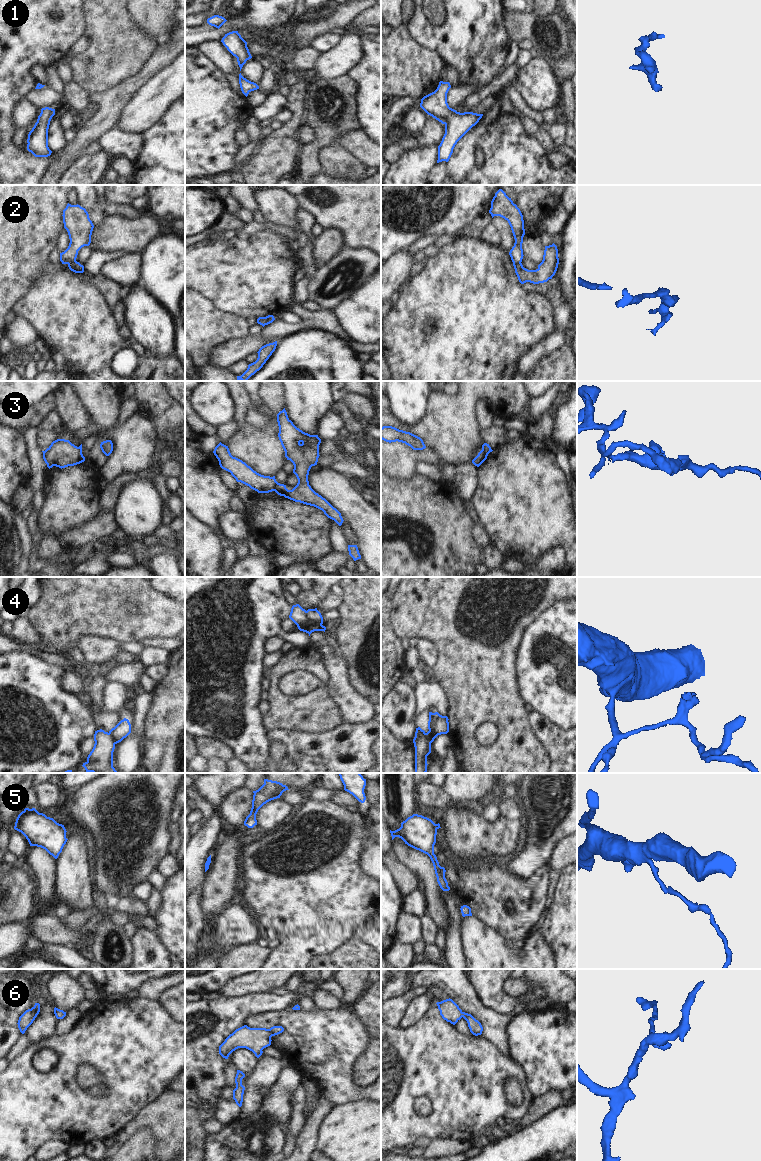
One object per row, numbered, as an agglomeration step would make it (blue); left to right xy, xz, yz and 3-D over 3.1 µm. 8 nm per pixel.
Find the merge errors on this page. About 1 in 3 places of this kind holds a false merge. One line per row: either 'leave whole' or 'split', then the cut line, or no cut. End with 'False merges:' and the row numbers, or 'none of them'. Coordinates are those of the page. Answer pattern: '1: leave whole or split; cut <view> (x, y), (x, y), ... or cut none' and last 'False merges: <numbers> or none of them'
1: leave whole; cut none
2: split; cut xy (75, 259), (68, 264)
3: split; cut xz (277, 482), (273, 490)
4: split; cut xz (306, 611), (306, 621), (298, 627)
5: leave whole; cut none
6: leave whole; cut none
False merges: 2, 3, 4

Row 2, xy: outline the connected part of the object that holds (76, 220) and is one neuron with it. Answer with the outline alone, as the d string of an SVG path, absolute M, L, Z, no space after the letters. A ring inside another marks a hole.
M68 203L62 216L70 243L68 248L60 253L60 261L62 264L69 264L76 260L78 251L82 247L90 245L94 225L86 209L78 204L71 205Z

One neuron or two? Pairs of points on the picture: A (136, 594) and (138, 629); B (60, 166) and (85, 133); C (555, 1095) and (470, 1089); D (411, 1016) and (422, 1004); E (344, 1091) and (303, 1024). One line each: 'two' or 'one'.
A: one
B: one
C: two
D: one
E: one

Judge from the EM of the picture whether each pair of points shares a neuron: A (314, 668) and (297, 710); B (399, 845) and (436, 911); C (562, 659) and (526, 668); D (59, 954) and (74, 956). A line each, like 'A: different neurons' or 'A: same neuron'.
A: same neuron
B: same neuron
C: same neuron
D: same neuron

